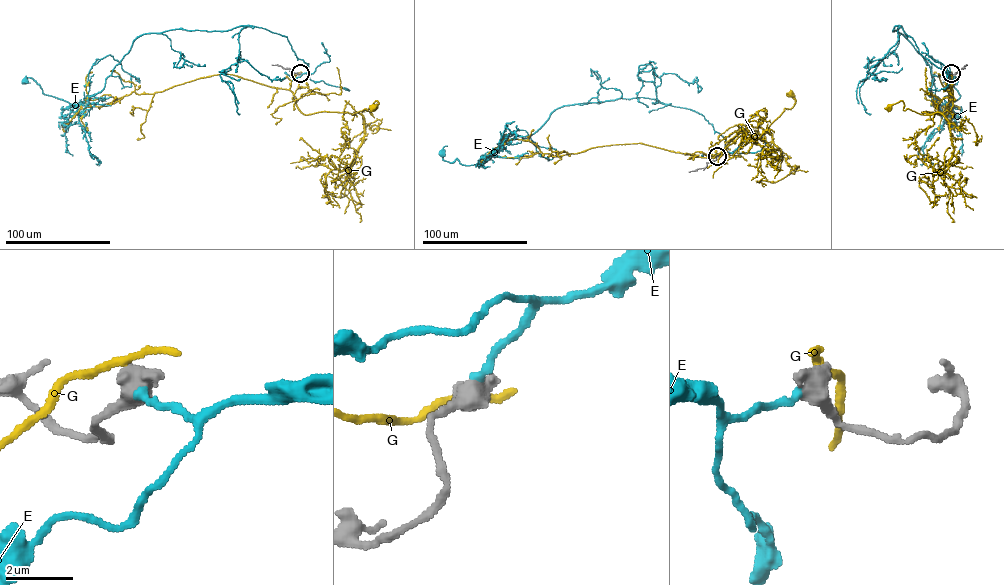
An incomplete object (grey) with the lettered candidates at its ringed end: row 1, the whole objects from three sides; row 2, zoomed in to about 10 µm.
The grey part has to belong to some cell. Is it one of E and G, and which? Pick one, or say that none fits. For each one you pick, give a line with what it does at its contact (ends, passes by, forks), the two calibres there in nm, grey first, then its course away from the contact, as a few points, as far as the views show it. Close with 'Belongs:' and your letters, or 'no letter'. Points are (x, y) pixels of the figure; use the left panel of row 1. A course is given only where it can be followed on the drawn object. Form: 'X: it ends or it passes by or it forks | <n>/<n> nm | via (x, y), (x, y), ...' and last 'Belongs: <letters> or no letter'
E: it ends | 550/280 nm | via (300, 73), (308, 65), (286, 36), (242, 25), (138, 36), (80, 105), (24, 82)
Belongs: E

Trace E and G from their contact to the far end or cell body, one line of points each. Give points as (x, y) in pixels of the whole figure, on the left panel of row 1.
E: (300, 73), (308, 65), (286, 36), (242, 25), (138, 36), (80, 105), (24, 82)
G: (300, 72), (289, 89), (305, 115), (323, 111), (355, 115), (376, 100), (374, 108)

